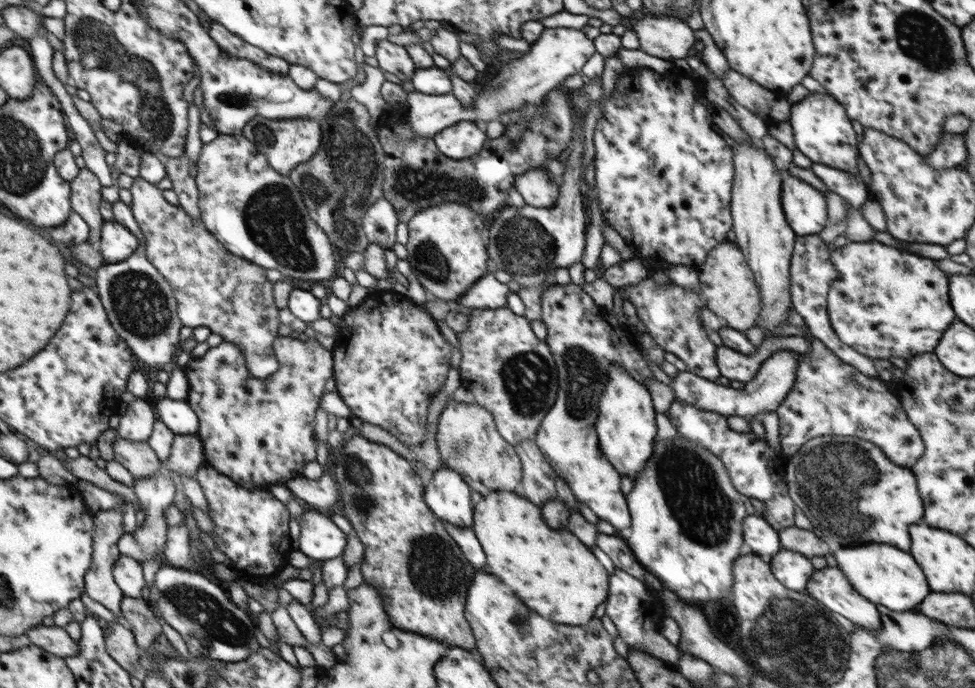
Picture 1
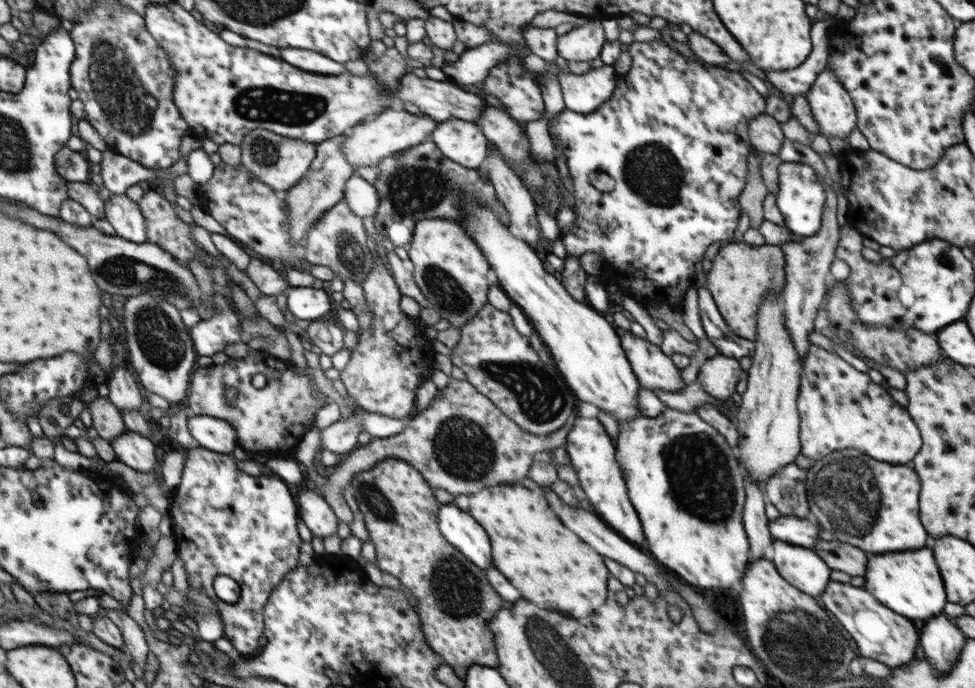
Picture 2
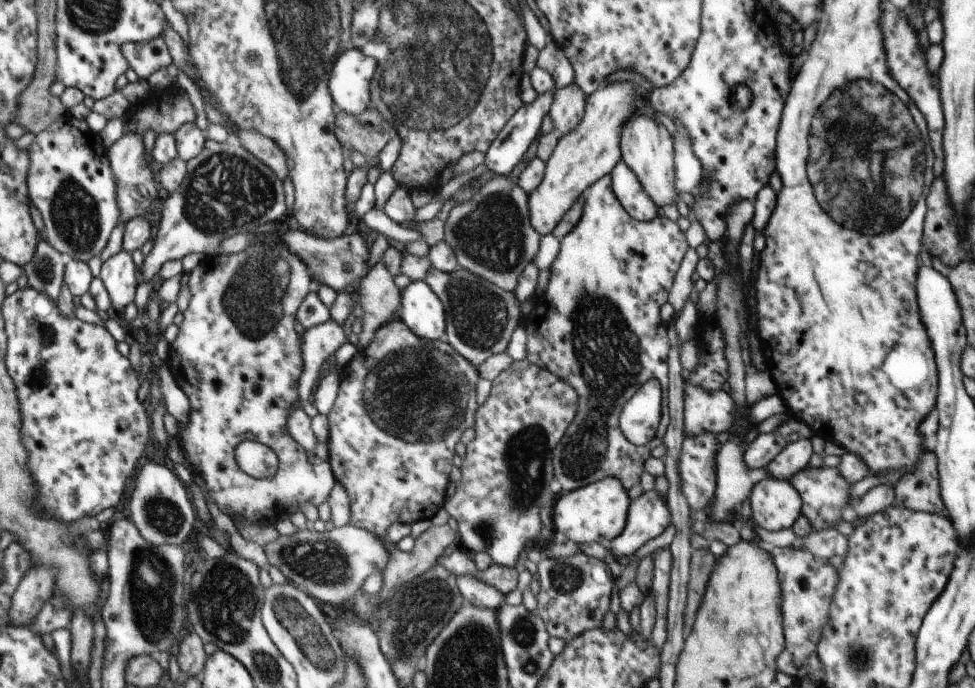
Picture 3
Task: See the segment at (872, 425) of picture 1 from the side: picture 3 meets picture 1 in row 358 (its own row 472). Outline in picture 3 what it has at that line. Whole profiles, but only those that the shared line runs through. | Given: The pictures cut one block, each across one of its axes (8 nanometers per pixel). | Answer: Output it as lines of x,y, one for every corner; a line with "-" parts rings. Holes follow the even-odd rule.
808,465
800,472
797,472
790,480
792,486
800,493
802,515
810,522
813,531
830,530
836,527
842,520
844,508
853,506
850,502
850,488
852,485
840,474
837,467
822,465
811,467

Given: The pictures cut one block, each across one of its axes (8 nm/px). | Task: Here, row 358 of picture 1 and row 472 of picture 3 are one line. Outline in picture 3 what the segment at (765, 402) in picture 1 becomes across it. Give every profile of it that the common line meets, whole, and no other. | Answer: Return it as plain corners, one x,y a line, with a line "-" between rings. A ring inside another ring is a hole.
801,438
788,443
764,470
772,478
789,481
797,472
809,465
809,460
814,454
810,439

